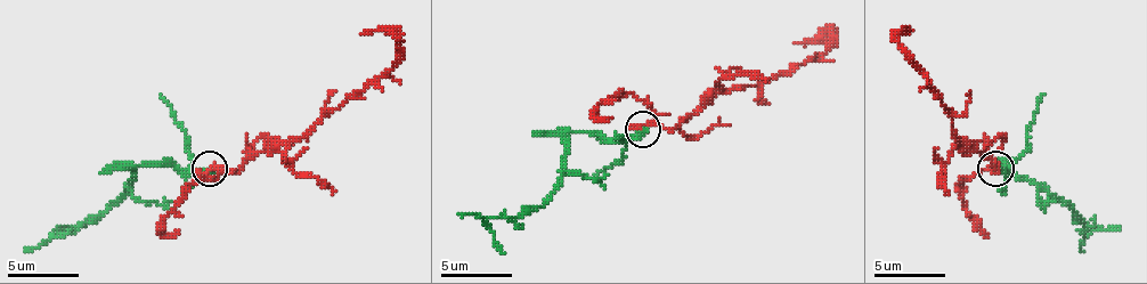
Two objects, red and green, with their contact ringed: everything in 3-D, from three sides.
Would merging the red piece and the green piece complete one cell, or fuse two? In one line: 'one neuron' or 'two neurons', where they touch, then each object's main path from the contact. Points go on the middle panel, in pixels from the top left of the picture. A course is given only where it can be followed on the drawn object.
two neurons; at (643, 129); red runs (644, 128), (669, 128), (718, 92), (758, 86), (815, 61), (829, 46), (829, 32), (794, 42); green runs (644, 128), (626, 139), (569, 136), (566, 168), (551, 196), (515, 218), (490, 218), (487, 225), (505, 253)

